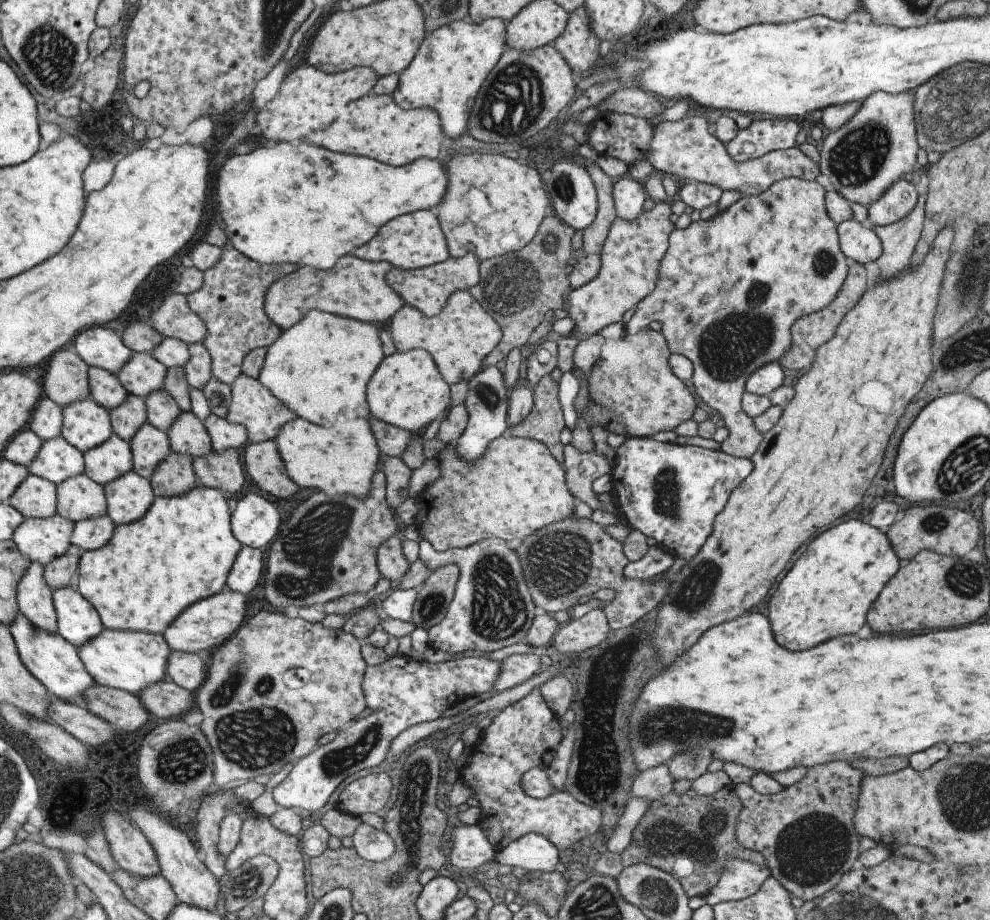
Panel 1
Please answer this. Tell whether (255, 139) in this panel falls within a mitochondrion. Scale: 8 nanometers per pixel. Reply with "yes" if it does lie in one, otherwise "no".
no

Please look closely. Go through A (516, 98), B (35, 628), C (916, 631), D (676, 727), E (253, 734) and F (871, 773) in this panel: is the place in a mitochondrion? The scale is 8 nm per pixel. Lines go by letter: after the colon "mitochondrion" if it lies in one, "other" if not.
A: mitochondrion
B: other
C: other
D: mitochondrion
E: mitochondrion
F: other

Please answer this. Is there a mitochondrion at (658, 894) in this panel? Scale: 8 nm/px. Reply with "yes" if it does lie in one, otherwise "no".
yes

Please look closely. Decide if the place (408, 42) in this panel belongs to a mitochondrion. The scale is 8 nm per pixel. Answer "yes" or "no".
no

